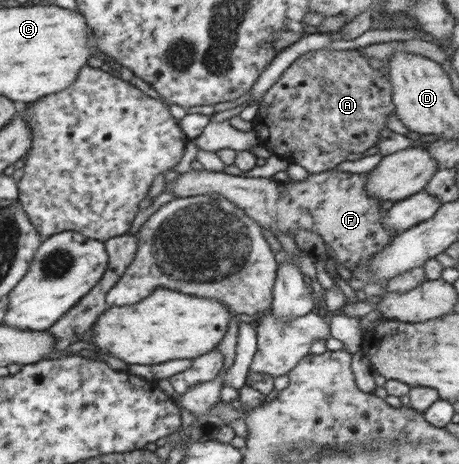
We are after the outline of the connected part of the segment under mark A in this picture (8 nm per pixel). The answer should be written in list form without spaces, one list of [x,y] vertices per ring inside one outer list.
[[[322,49],[300,54],[257,103],[258,111],[251,121],[256,144],[270,153],[304,168],[308,174],[329,171],[344,160],[359,160],[367,148],[376,144],[385,120],[394,114],[390,85],[380,72],[369,66],[369,59],[357,49]]]

